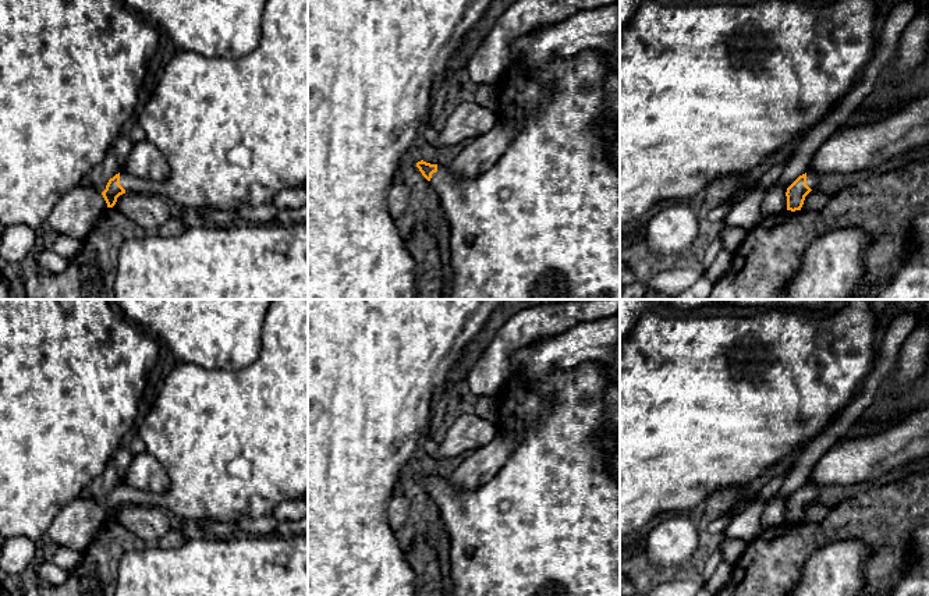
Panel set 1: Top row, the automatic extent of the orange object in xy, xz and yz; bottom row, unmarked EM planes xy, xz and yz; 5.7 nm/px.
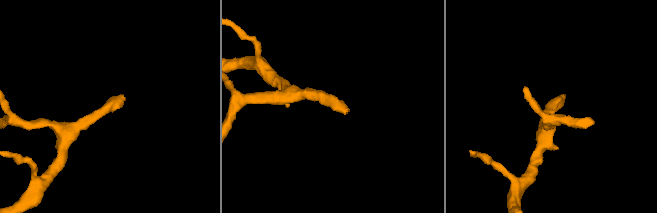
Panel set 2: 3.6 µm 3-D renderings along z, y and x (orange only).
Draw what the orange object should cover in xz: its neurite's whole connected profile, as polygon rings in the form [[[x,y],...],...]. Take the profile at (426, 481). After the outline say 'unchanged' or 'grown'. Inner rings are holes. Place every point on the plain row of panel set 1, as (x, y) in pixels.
[[[584,362],[567,370],[553,372],[542,379],[511,375],[493,398],[496,400],[496,428],[518,436],[508,461],[481,487],[457,490],[447,478],[416,475],[422,487],[440,507],[444,529],[450,535],[448,596],[620,596],[620,482],[611,461],[620,454],[620,430],[603,426],[604,394],[611,379],[604,373],[602,362]]]; grown

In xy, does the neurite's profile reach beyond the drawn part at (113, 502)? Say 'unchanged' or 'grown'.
grown

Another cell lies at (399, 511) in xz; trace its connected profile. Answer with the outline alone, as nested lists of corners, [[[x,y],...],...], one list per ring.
[[[396,489],[389,500],[387,517],[393,531],[403,528],[405,524],[412,521],[411,517],[411,501],[403,494],[400,489]]]

